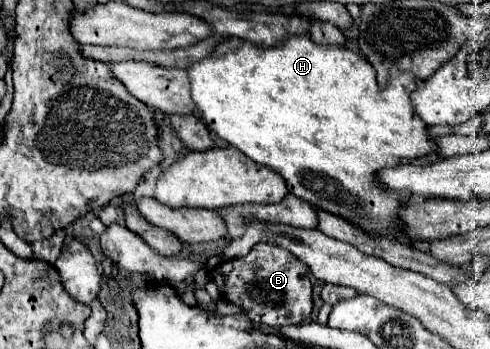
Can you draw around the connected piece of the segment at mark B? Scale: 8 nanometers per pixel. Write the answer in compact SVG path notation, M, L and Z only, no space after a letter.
M260 242L244 258L224 260L212 270L212 274L222 274L218 278L220 292L226 300L246 310L246 316L266 328L282 328L290 324L302 324L312 312L312 284L308 278L308 266L296 262L286 250Z

